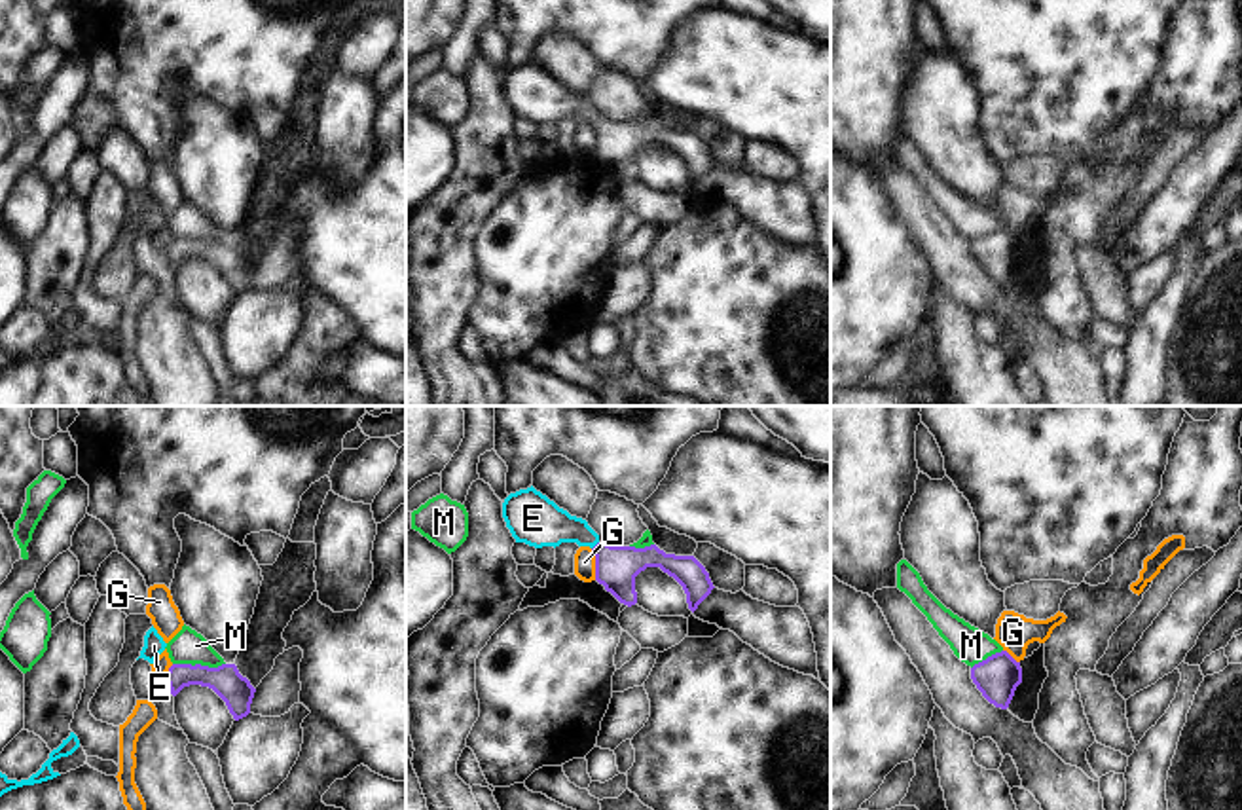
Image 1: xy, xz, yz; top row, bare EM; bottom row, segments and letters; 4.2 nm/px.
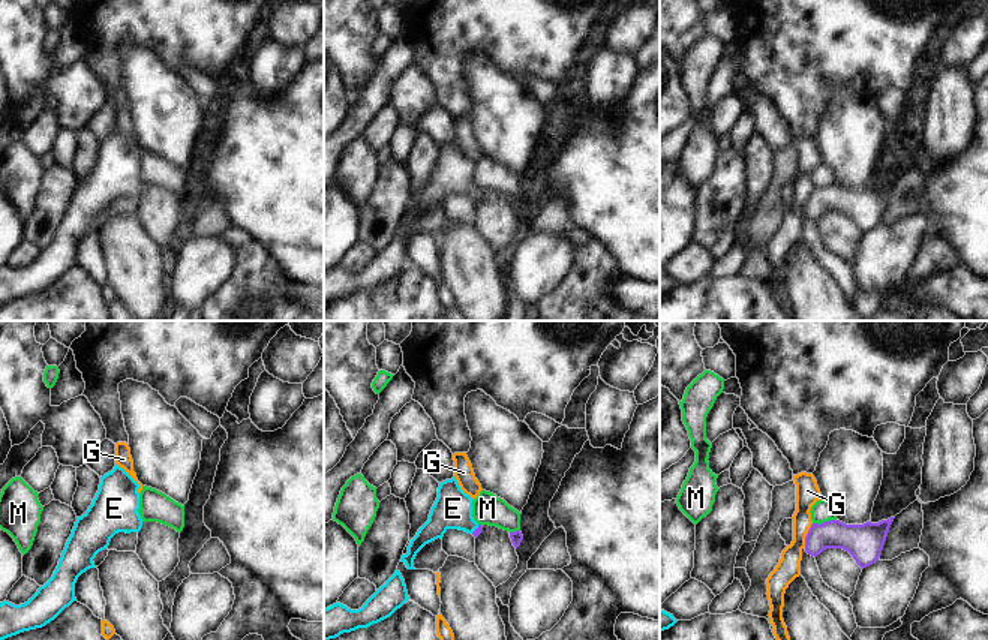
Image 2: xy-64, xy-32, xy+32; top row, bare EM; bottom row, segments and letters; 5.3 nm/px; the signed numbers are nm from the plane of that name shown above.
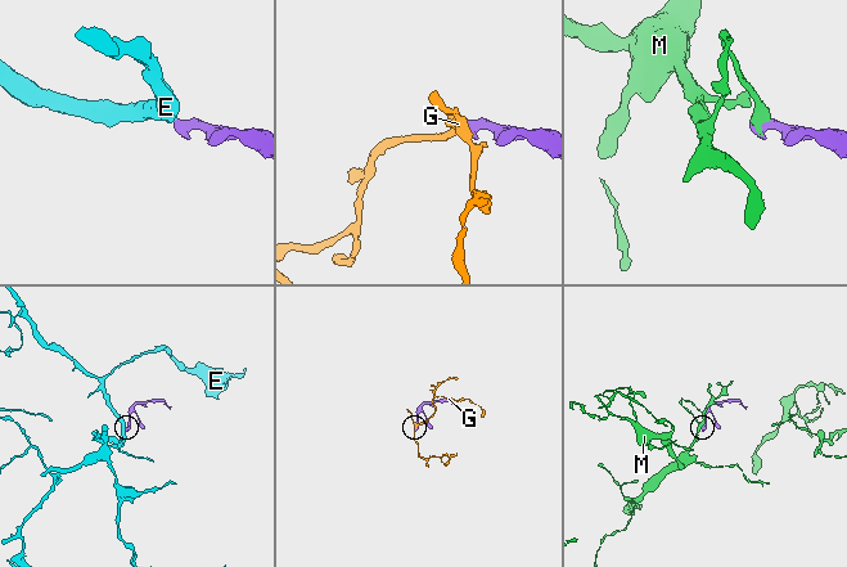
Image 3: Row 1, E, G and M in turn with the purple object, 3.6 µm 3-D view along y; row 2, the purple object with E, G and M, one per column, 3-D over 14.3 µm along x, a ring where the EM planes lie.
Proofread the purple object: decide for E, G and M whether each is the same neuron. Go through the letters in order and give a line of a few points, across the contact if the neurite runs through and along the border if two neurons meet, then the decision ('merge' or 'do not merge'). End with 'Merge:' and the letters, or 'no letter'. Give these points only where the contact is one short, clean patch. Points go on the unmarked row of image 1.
E: line xz (617, 143), (596, 120), (577, 105), (543, 97); merge
G: line xz (590, 124), (596, 154); do not merge
M: line xy (173, 238), (224, 239); do not merge
Merge: E

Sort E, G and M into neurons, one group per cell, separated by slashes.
E / G / M

